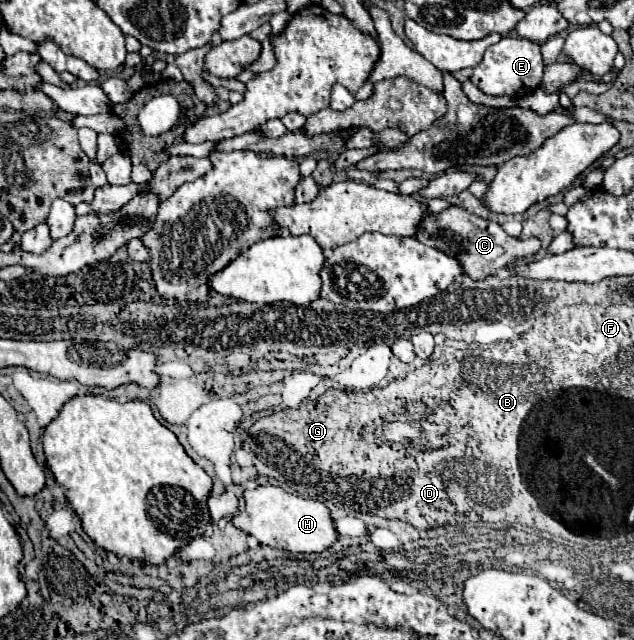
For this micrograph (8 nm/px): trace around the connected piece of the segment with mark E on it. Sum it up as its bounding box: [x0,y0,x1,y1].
[470,35,544,99]

